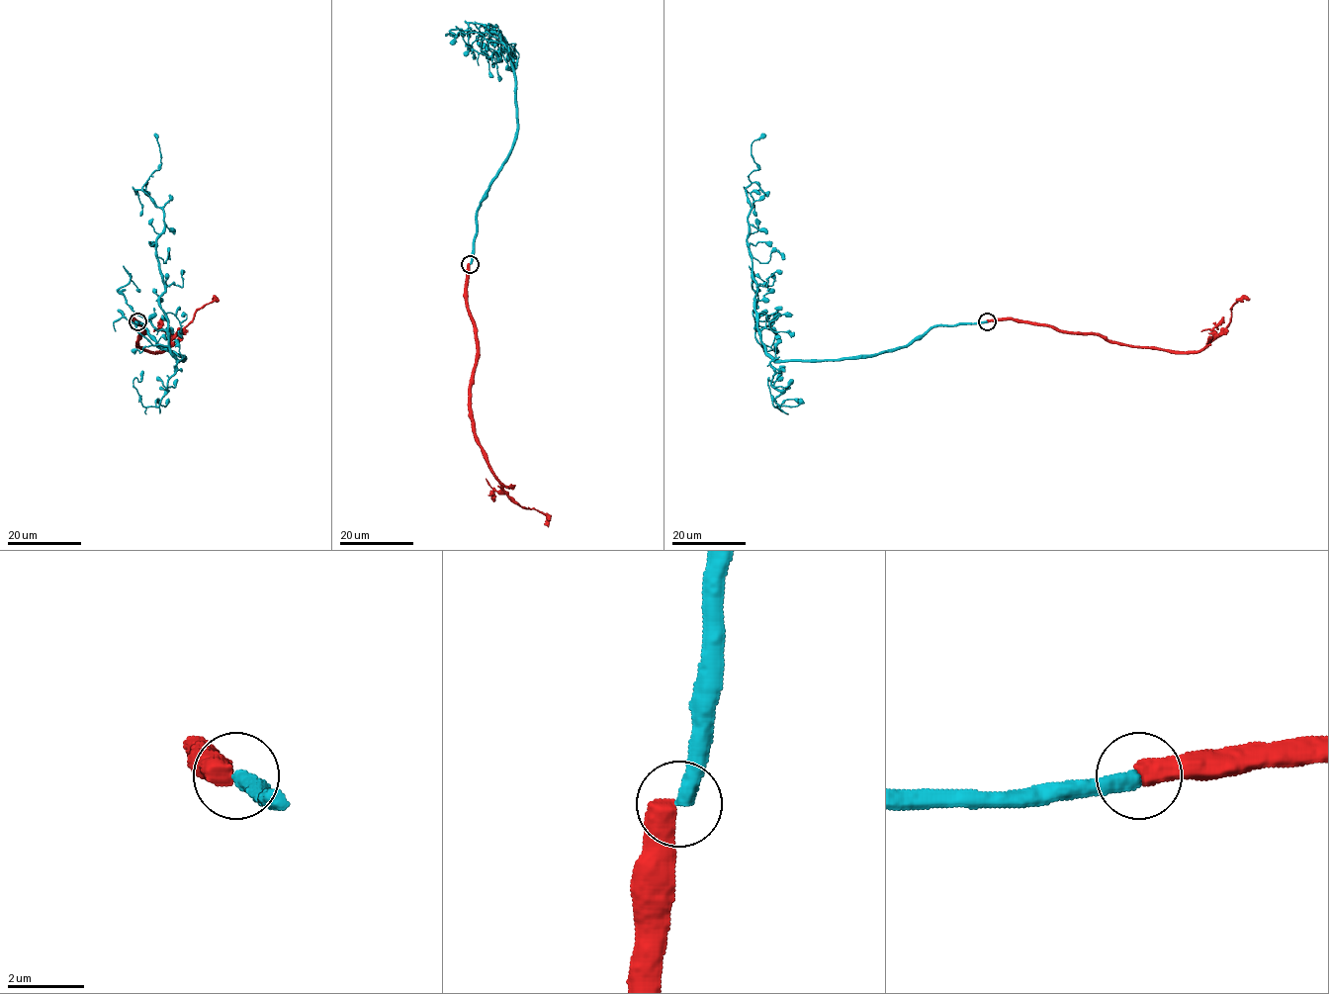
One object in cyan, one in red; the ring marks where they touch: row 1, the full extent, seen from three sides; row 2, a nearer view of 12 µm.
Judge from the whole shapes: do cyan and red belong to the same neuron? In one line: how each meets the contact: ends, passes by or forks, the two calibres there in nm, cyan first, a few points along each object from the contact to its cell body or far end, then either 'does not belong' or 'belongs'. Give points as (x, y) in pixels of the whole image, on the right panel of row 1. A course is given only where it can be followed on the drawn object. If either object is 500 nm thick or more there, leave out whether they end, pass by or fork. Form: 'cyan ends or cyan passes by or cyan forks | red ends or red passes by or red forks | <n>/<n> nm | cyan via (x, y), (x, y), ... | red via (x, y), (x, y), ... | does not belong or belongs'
400/550 nm | cyan via (986, 320), (933, 325), (853, 359), (774, 360), (747, 237), (751, 144), (765, 134) | red via (986, 320), (1029, 320), (1133, 345), (1198, 351), (1226, 328), (1231, 307), (1243, 298), (1250, 299) | does not belong

